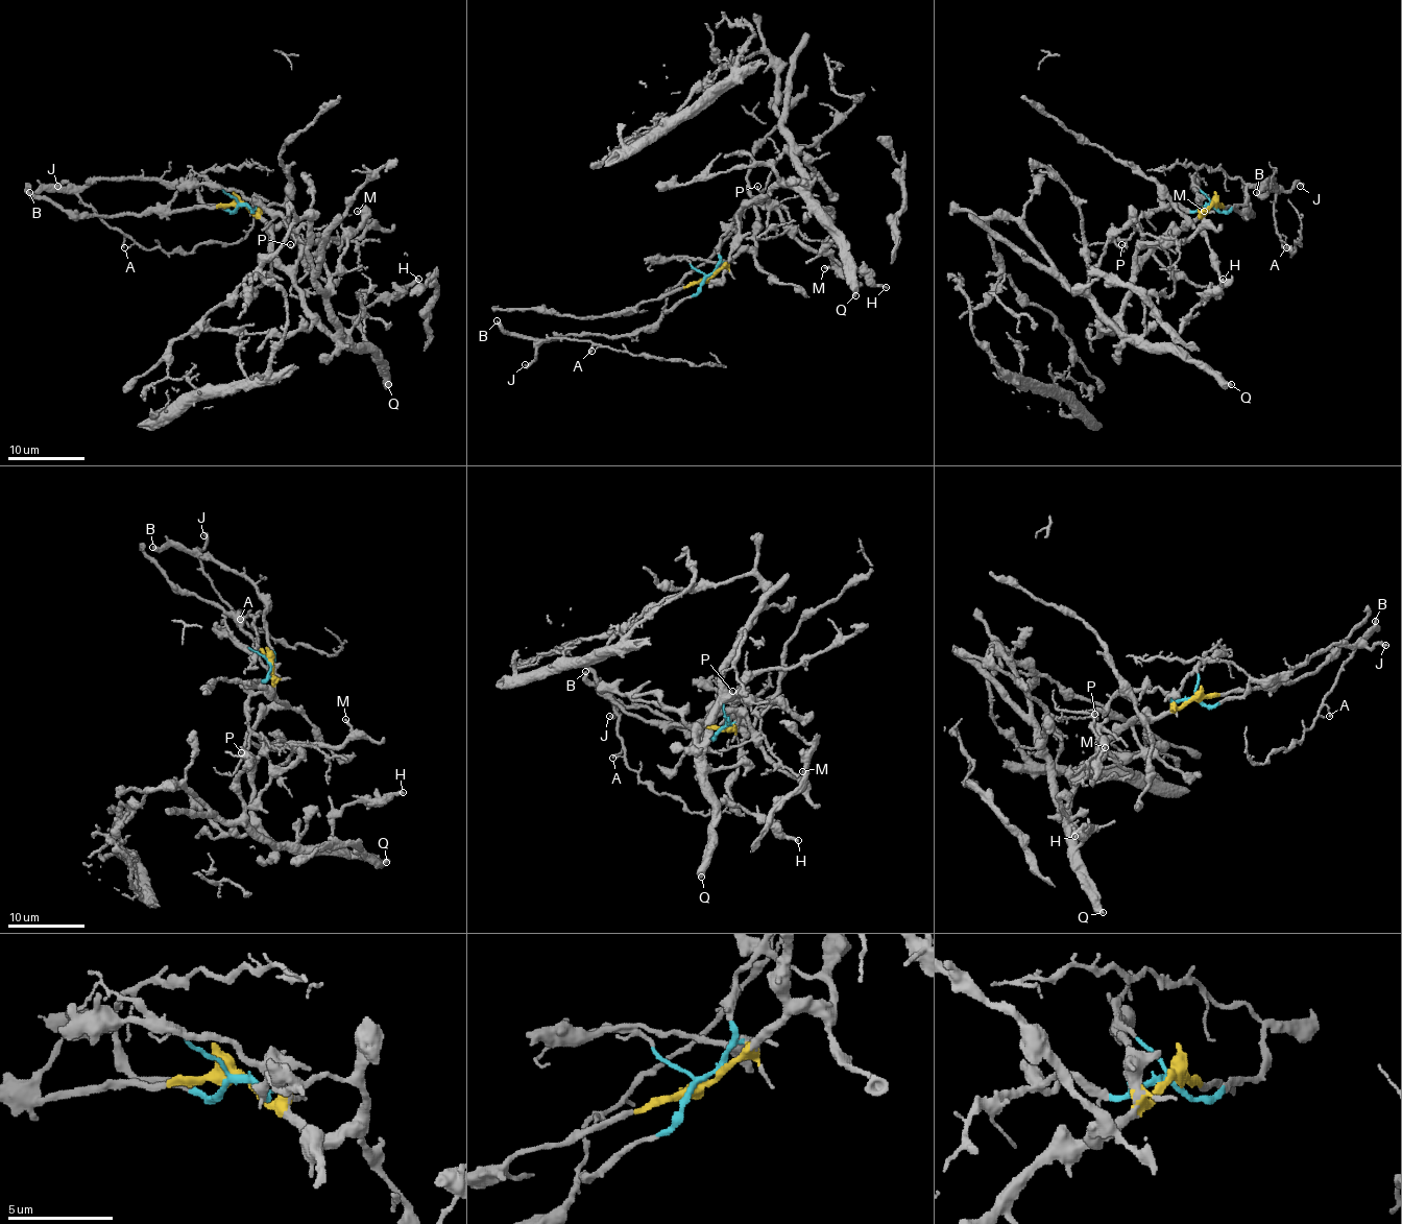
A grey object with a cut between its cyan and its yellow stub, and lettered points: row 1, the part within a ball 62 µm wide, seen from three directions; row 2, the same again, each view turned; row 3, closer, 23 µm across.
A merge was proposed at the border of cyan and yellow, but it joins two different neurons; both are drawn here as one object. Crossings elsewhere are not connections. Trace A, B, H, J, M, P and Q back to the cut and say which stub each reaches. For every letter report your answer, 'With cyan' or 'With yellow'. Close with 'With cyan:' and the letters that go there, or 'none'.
A: With cyan
B: With cyan
H: With yellow
J: With cyan
M: With yellow
P: With cyan
Q: With yellow
With cyan: A, B, J, P

